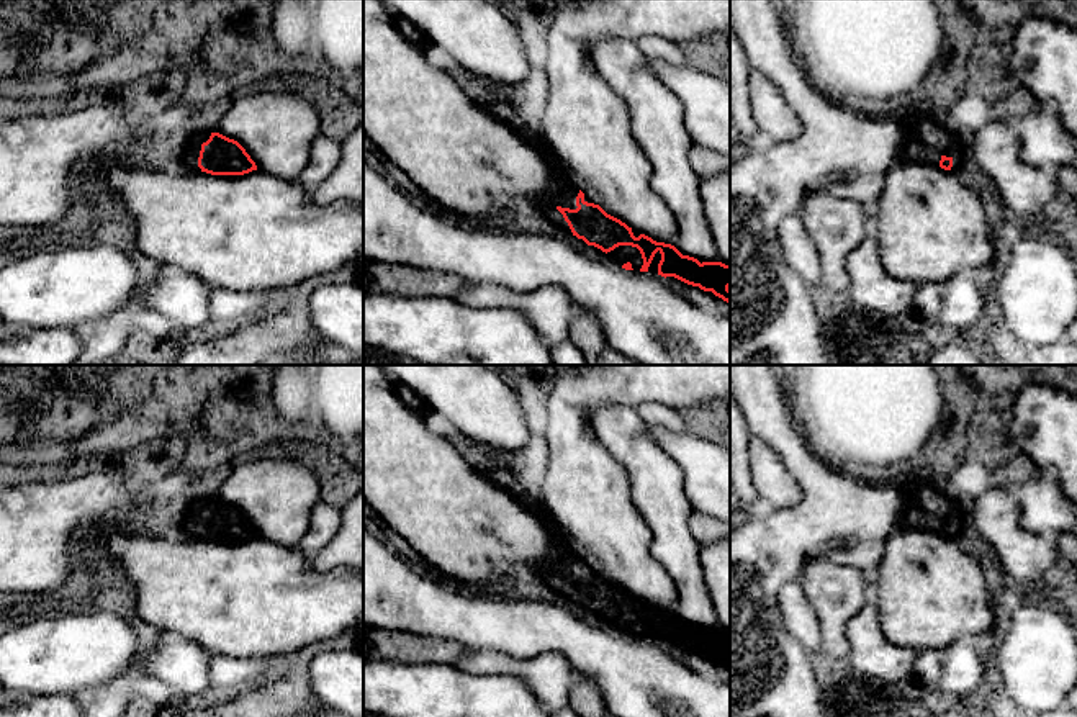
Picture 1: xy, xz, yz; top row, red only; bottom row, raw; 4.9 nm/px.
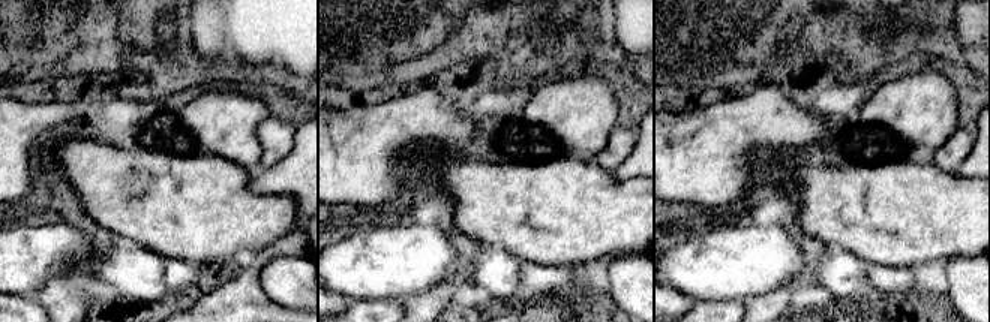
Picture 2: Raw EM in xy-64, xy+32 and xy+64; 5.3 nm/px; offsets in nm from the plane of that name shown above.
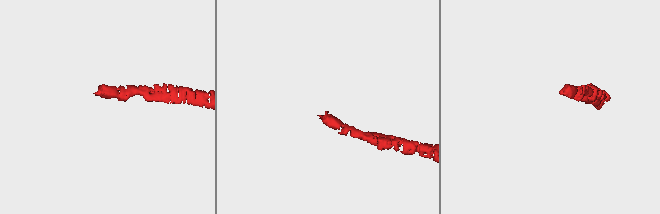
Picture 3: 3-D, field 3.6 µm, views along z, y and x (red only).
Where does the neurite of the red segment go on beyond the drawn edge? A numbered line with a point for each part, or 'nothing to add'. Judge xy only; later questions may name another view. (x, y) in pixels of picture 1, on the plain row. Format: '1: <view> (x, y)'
1: xy (190, 523)

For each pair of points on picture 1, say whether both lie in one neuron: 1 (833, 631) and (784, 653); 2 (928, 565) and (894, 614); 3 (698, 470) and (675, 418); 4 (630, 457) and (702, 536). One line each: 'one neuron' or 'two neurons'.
1: two neurons
2: one neuron
3: two neurons
4: two neurons

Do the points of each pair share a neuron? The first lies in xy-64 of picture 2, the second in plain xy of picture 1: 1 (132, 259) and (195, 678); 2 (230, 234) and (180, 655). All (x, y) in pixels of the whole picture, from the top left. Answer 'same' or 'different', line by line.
1: same
2: different

